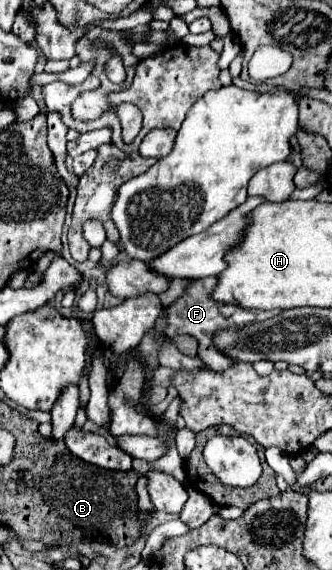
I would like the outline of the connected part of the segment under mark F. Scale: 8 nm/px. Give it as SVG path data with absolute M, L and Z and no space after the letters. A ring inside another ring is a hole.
M207 277L207 279L197 279L193 281L185 295L179 297L169 309L167 309L167 321L169 321L169 327L165 329L165 335L167 337L175 337L175 335L191 335L195 339L199 339L199 357L205 361L205 365L211 369L211 371L225 371L227 367L235 365L237 361L219 353L219 349L215 347L213 343L213 337L217 331L221 329L233 329L233 327L245 327L245 325L251 325L259 319L259 311L253 311L253 309L243 309L239 305L231 305L231 303L221 303L221 301L215 301L211 297L211 293L215 291L215 285L217 285L217 277Z

